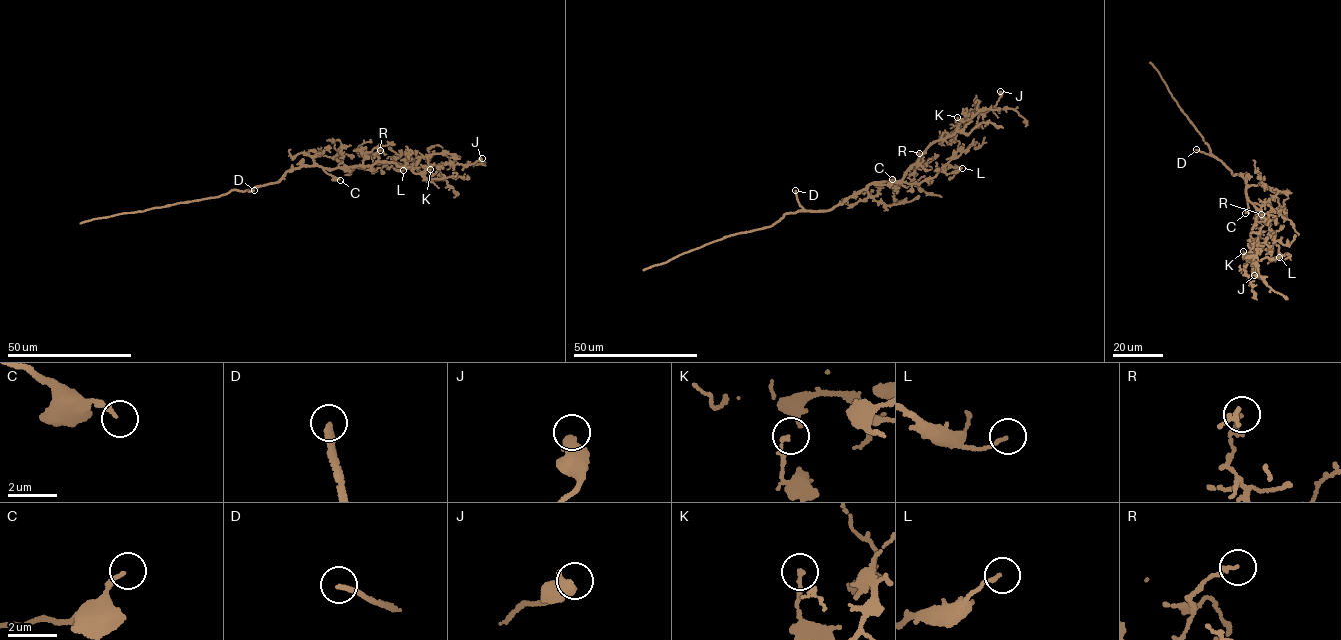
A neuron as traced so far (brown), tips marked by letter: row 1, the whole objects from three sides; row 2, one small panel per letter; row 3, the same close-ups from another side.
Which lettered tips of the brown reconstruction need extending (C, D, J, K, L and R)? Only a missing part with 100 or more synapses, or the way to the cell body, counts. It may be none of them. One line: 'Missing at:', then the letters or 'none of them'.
Missing at: D

